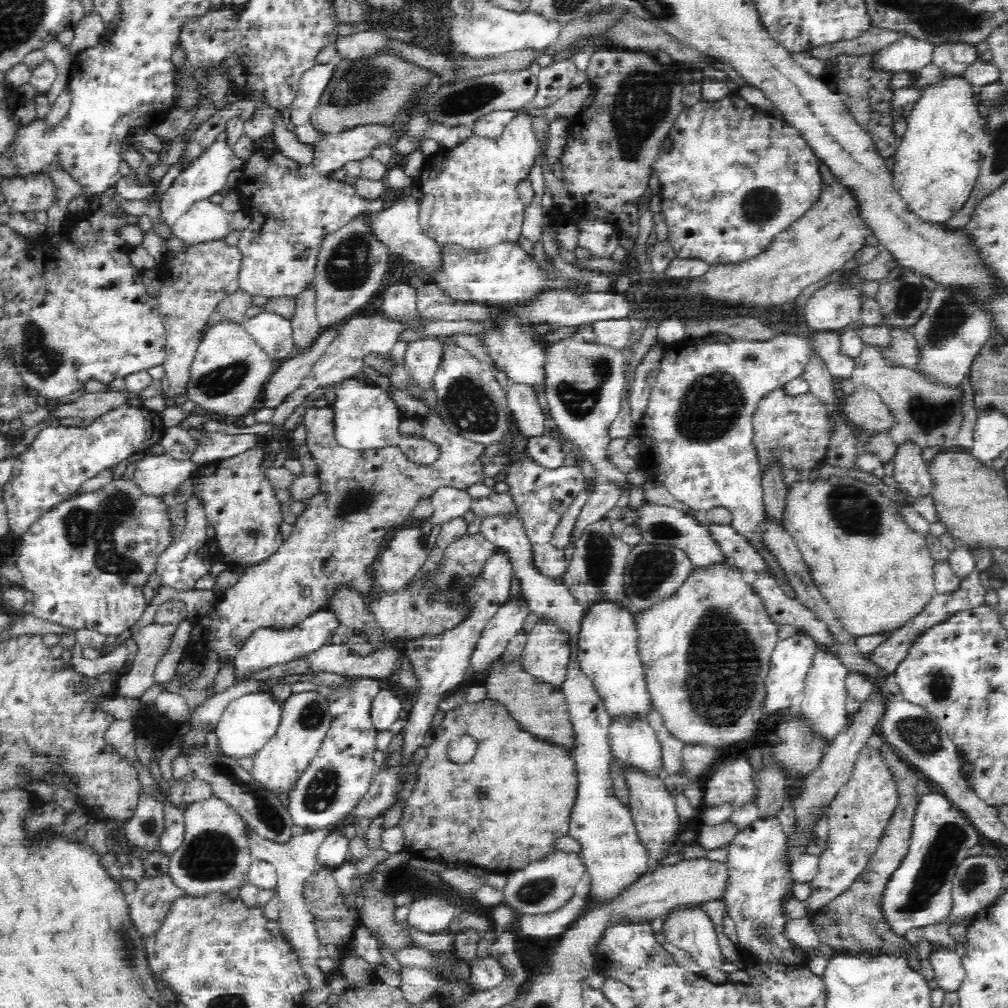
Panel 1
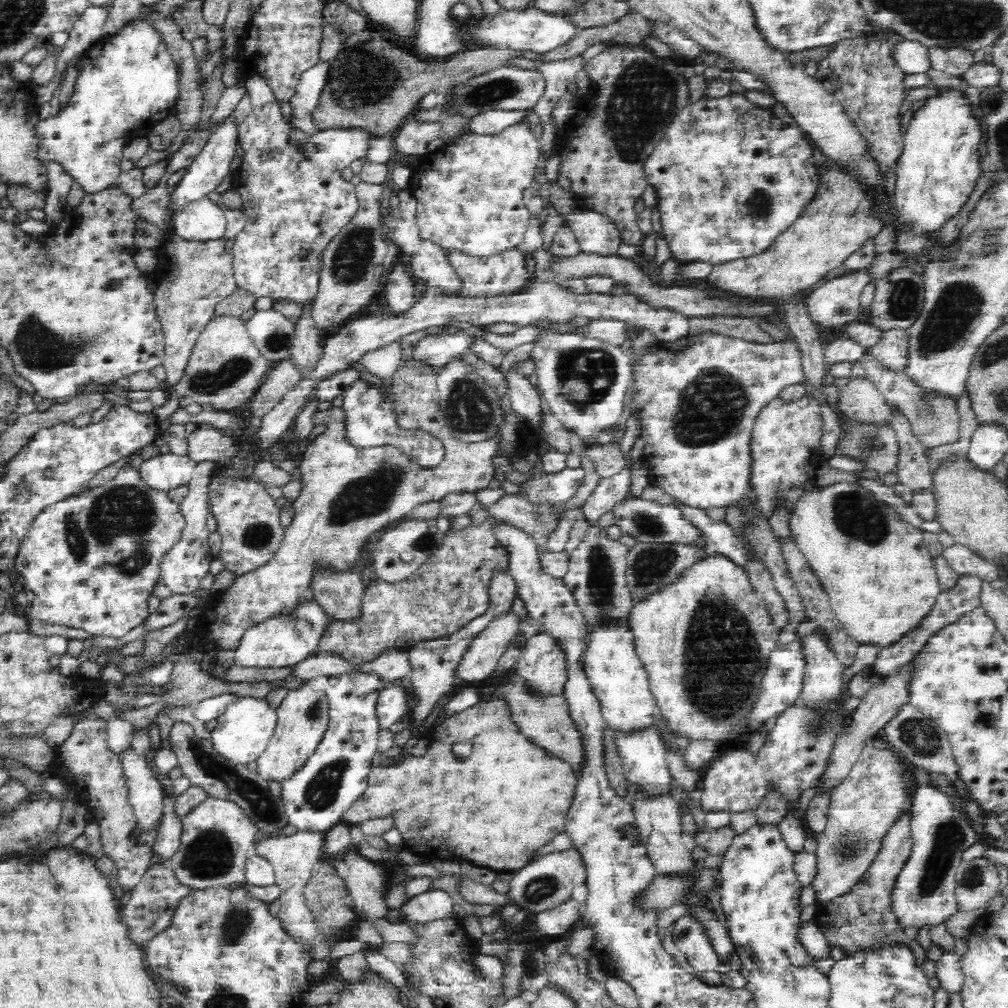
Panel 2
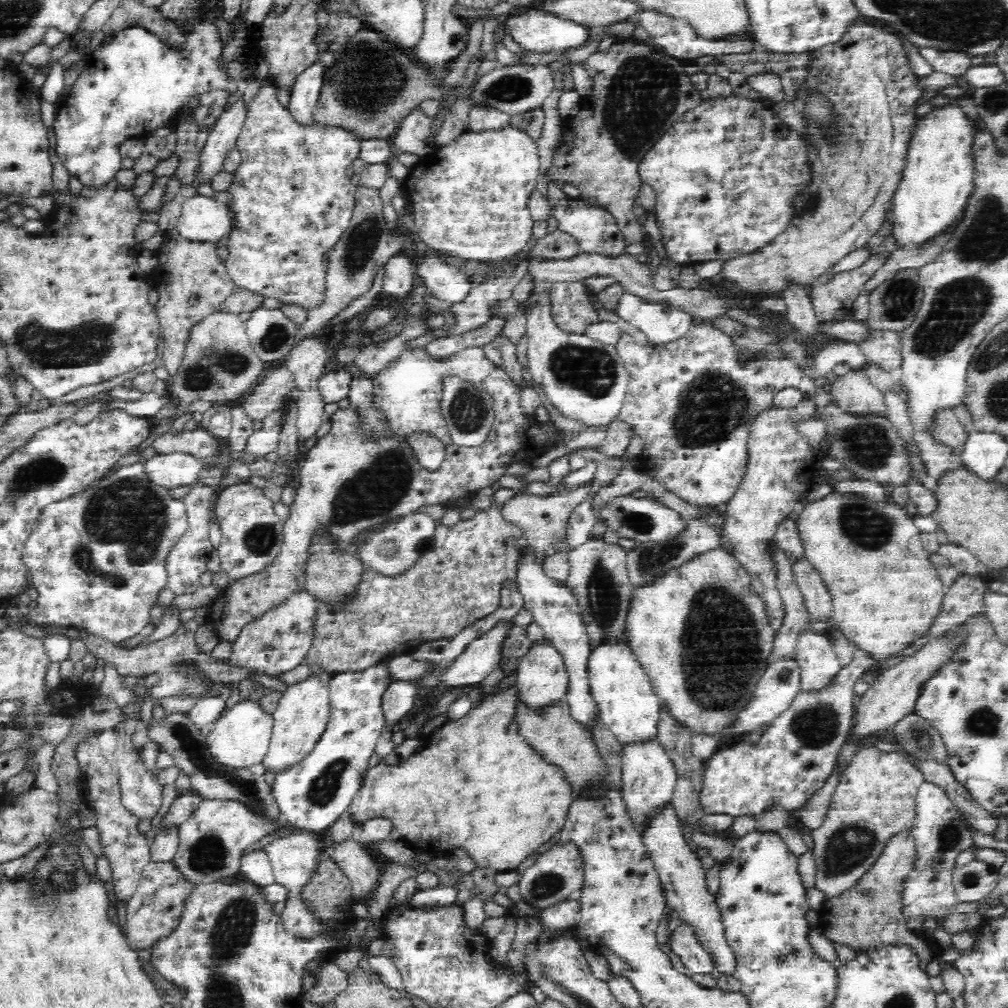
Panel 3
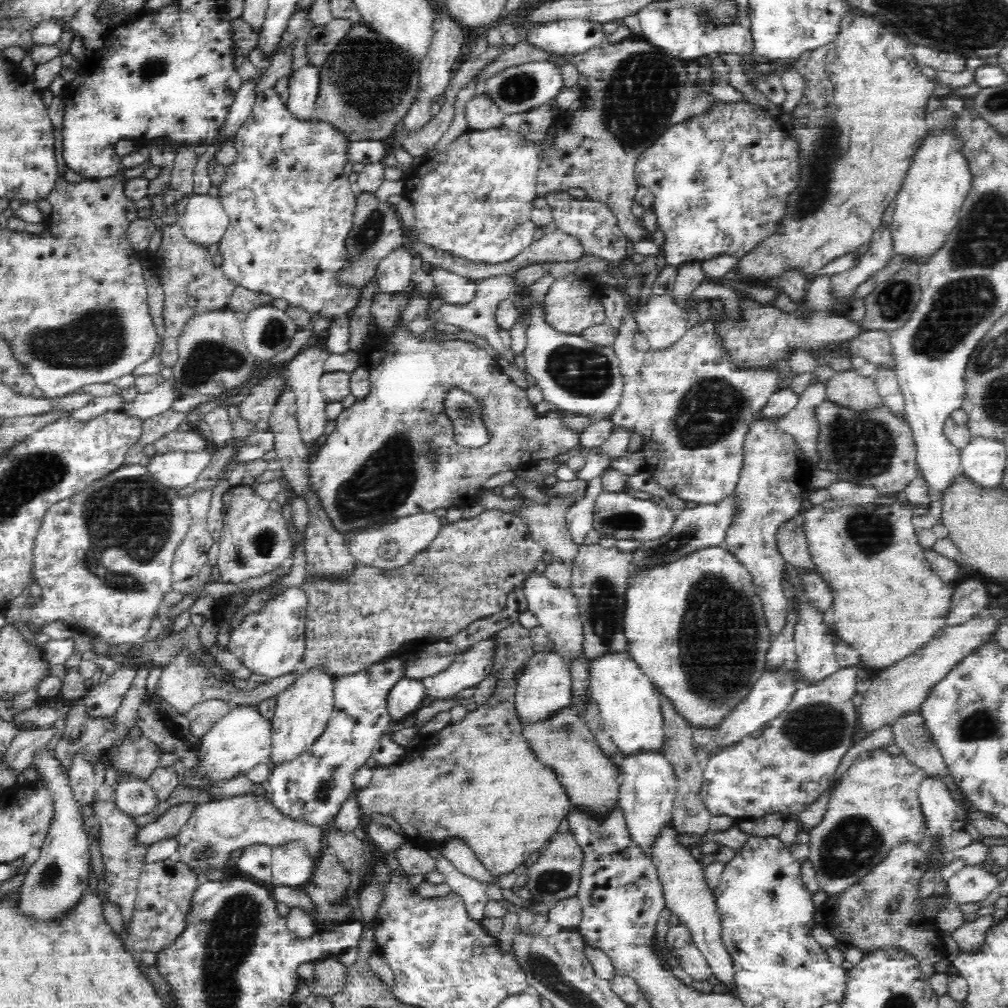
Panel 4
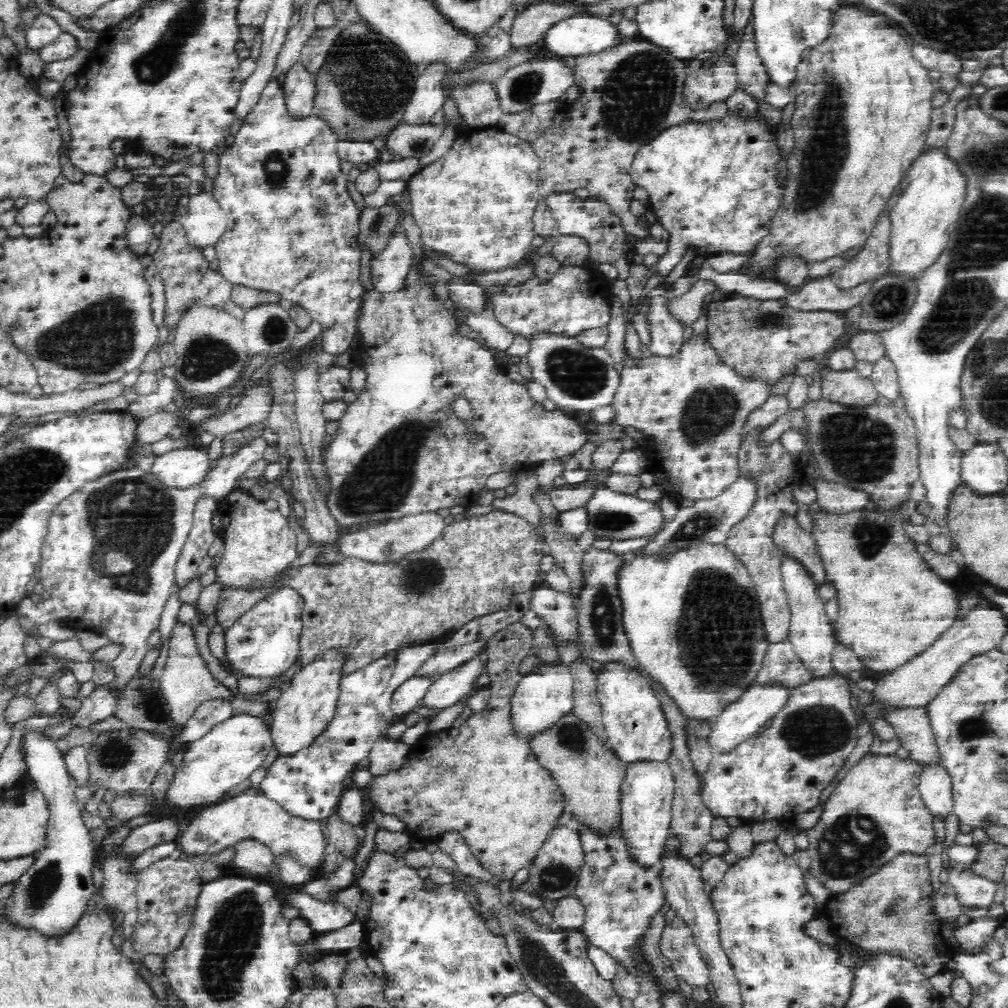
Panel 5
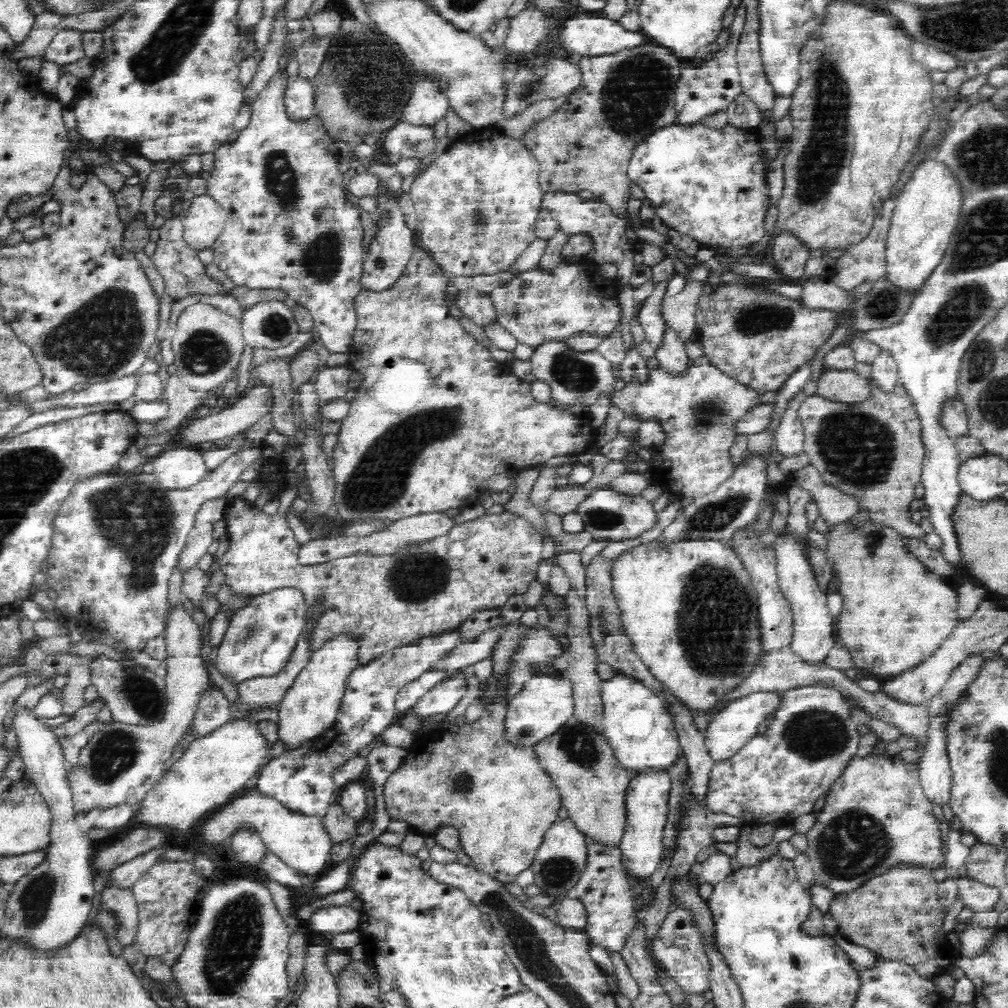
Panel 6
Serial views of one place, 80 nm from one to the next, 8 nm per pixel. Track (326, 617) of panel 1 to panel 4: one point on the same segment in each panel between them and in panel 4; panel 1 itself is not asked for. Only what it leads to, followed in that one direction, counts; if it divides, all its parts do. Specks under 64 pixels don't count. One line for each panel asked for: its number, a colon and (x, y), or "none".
2: (284, 640)
3: (276, 642)
4: (269, 641)

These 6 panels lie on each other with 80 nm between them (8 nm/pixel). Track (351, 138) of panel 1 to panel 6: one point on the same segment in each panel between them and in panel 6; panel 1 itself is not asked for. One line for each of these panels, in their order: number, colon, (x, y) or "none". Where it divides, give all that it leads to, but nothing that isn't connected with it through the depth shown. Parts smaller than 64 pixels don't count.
2: (294, 199)
3: (291, 200)
4: (290, 206)
5: (291, 228)
6: (277, 174)

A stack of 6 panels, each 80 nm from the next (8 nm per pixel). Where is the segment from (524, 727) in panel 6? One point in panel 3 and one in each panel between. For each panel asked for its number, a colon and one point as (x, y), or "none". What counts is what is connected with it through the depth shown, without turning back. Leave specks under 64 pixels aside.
3: (542, 680)
4: (544, 688)
5: (545, 695)

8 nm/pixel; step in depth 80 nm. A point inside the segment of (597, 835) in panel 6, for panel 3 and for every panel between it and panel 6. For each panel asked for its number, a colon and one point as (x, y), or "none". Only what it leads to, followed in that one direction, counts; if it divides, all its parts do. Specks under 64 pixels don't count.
3: (559, 739)
4: (565, 743)
5: (589, 773)

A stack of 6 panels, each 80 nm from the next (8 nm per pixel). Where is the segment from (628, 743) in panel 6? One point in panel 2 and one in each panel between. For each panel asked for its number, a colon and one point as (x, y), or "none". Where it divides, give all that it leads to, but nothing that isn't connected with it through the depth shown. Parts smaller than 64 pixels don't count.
2: (619, 681)
3: (625, 701)
4: (627, 700)
5: (636, 728)

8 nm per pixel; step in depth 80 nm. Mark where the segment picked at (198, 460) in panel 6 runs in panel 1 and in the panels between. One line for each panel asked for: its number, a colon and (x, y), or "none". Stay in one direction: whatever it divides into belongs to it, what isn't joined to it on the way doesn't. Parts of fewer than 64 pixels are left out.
1: (160, 475)
2: (166, 471)
3: (176, 469)
4: (176, 469)
5: (181, 468)

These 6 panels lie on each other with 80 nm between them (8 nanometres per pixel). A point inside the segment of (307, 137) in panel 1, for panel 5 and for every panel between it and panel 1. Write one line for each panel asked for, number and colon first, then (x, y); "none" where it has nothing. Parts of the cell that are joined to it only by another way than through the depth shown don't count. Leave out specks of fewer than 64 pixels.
2: (311, 84)
3: (304, 96)
4: (303, 86)
5: (299, 87)

